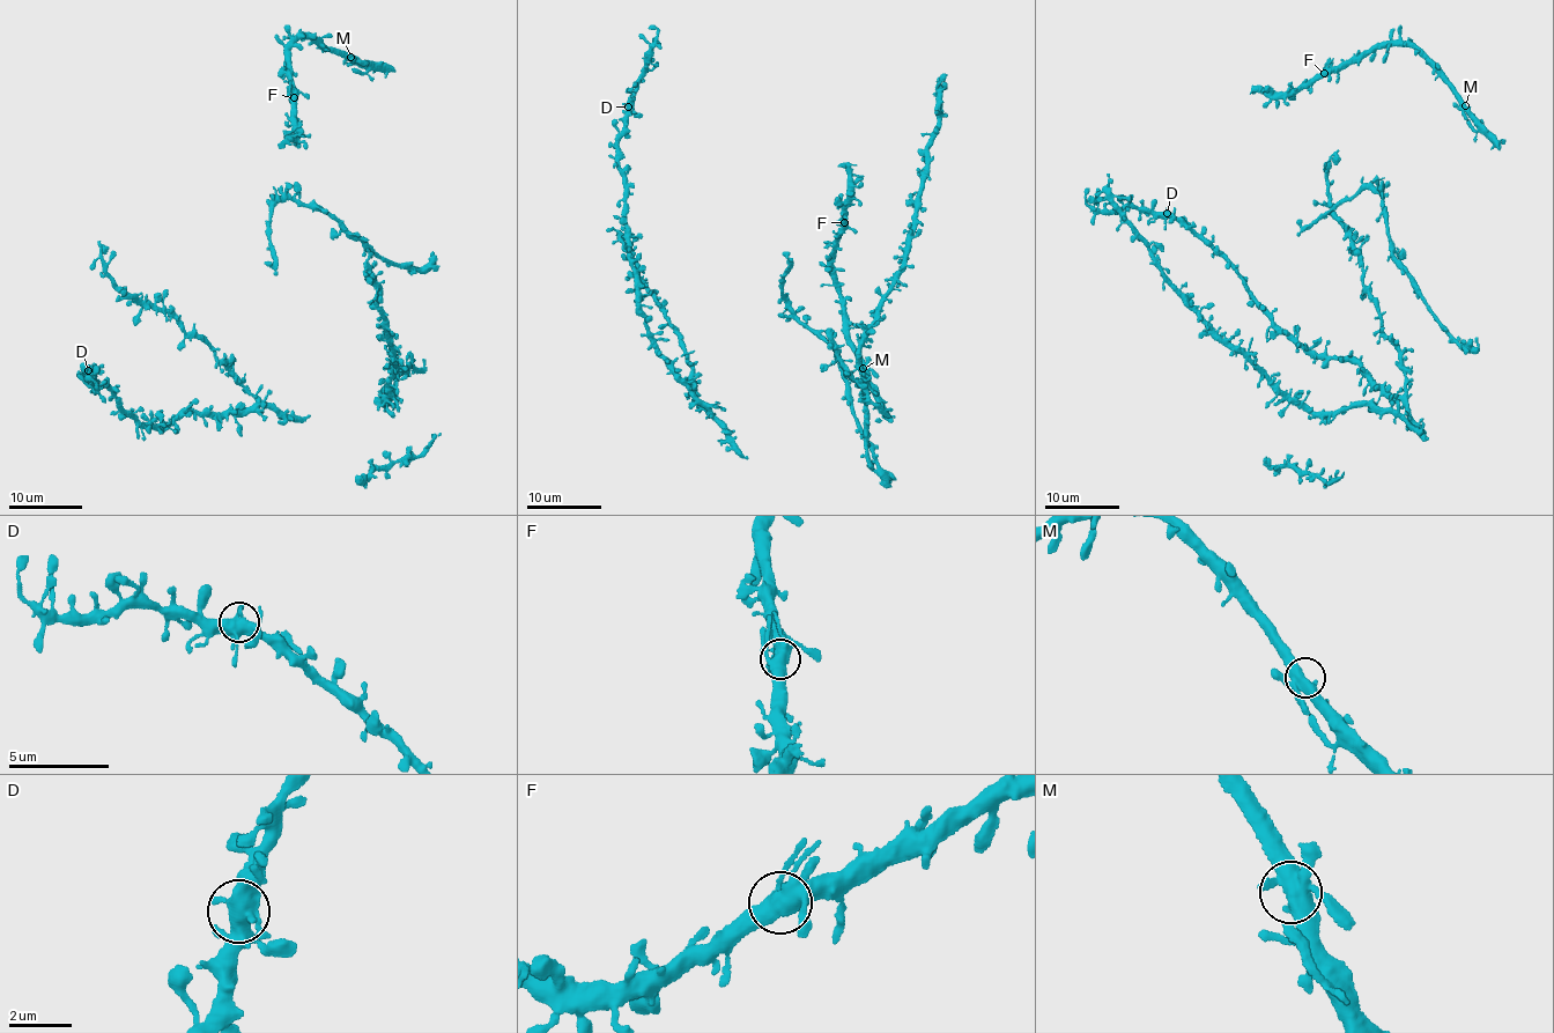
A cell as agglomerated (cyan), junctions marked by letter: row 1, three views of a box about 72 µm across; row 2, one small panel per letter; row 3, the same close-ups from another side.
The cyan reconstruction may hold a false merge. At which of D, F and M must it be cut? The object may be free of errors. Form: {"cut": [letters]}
{"cut": []}

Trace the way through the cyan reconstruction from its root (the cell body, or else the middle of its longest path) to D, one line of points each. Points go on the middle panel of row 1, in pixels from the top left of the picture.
D: (692, 371), (693, 396), (664, 360), (641, 309), (626, 221), (628, 191), (616, 149), (628, 107)

